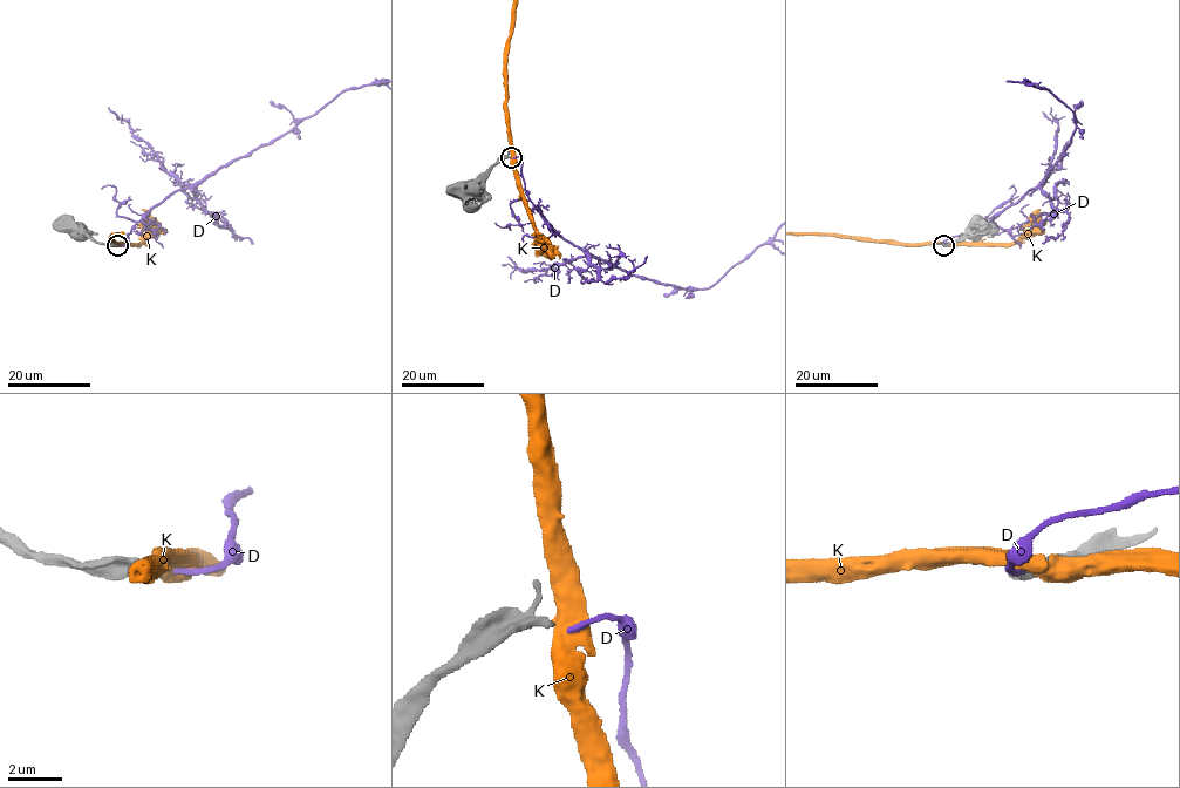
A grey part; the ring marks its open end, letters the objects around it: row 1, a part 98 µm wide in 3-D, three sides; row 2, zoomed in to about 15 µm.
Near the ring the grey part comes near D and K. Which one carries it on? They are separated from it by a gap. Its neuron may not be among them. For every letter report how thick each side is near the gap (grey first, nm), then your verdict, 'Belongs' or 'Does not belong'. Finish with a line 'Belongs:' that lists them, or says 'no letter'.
D: Thickness 280 nm (grey) against 220 nm. Does not belong
K: Thickness 280 nm (grey) against 800 nm. Does not belong
Belongs: no letter

